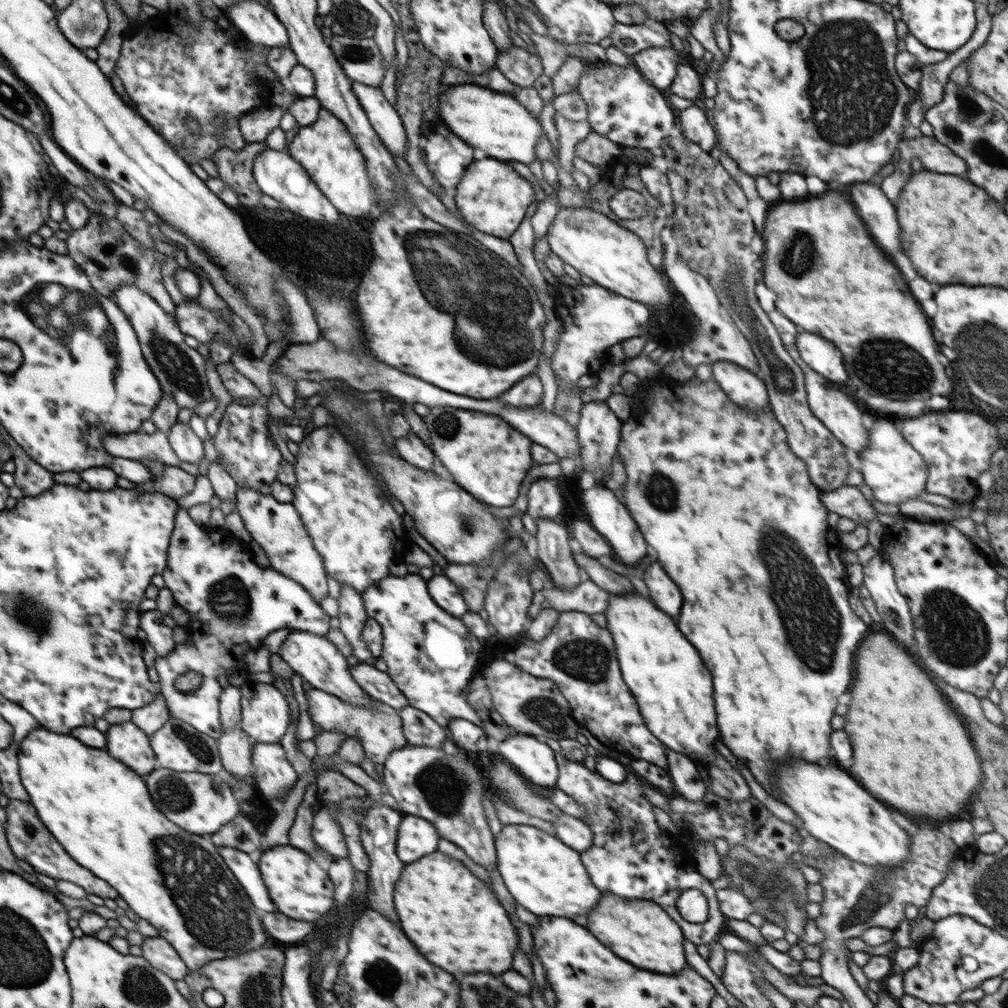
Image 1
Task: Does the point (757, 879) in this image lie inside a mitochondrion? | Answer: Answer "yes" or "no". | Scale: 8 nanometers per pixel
yes

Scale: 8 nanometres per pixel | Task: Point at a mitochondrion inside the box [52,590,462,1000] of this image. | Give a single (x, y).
(227, 927)

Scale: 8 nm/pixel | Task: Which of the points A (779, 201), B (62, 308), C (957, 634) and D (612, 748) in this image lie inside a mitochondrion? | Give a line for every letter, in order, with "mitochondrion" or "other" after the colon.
A: other
B: mitochondrion
C: mitochondrion
D: other

